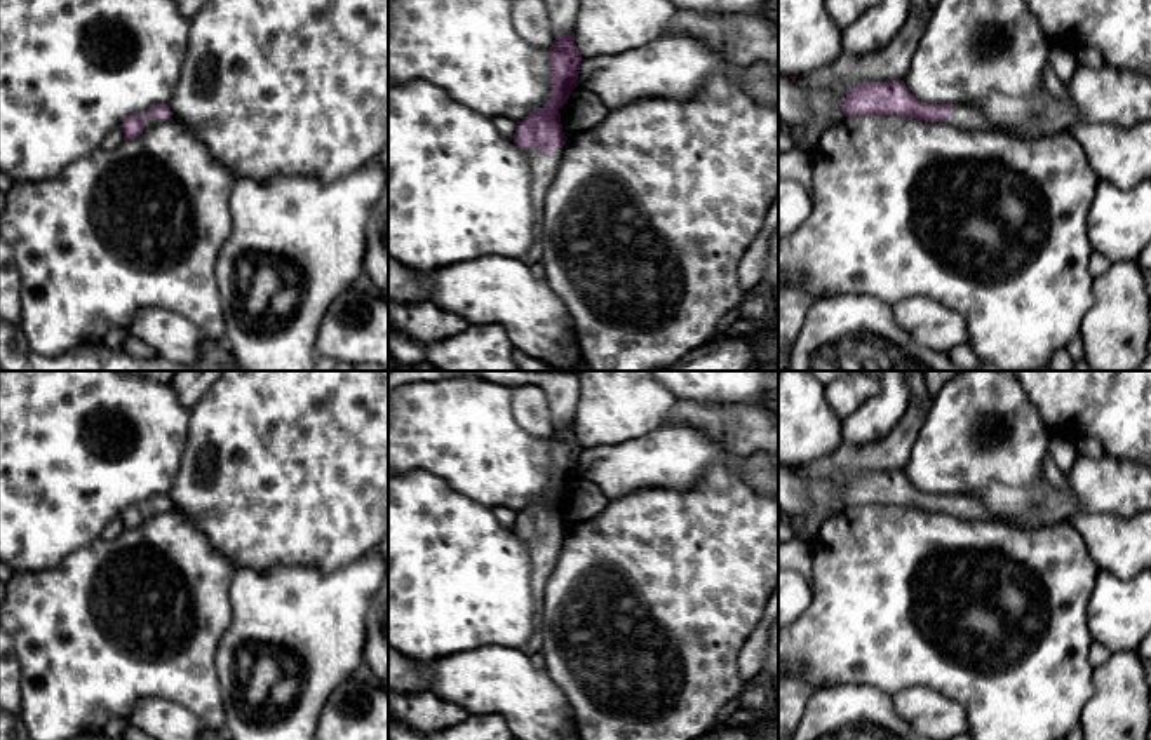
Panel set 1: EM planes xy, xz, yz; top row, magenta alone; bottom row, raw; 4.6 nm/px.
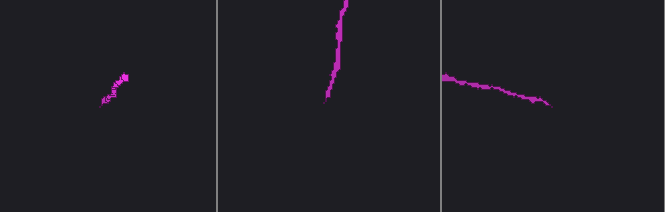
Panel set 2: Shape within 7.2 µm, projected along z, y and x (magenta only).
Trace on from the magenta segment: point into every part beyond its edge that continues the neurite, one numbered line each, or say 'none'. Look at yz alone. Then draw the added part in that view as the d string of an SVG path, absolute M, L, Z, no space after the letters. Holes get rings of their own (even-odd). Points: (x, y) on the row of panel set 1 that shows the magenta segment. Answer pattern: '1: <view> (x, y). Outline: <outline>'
1: yz (965, 117). Outline: M952 104L952 113L944 124L954 125L963 131L975 132L1001 132L979 108L970 104Z

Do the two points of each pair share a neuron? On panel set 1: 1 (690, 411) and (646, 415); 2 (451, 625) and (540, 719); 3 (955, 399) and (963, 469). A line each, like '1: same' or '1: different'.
1: different
2: different
3: same

